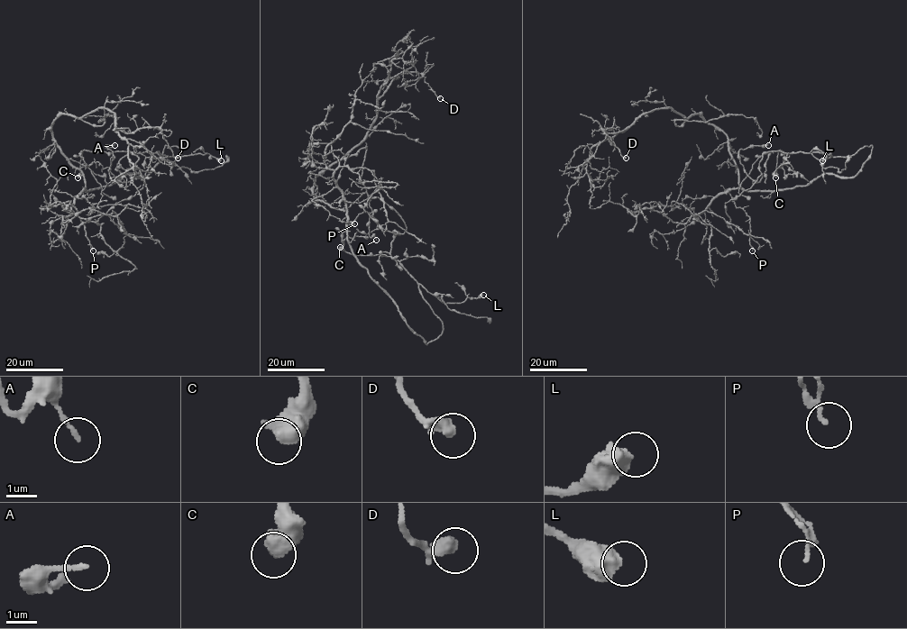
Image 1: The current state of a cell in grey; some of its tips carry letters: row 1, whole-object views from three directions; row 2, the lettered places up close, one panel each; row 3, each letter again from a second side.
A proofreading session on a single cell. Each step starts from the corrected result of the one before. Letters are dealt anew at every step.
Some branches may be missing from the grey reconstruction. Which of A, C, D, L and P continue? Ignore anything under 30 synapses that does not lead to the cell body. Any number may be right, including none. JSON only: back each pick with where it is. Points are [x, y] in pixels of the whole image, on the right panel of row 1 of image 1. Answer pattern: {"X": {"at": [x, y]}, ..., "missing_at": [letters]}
{"missing_at": []}

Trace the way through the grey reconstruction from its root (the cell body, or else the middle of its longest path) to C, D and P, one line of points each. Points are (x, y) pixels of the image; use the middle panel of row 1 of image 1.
C: (358, 260), (426, 344), (441, 333), (441, 320), (398, 261), (387, 252), (352, 255), (340, 247)
D: (358, 260), (347, 211), (316, 199), (314, 180), (364, 138), (398, 75), (418, 72), (440, 98)
P: (358, 260), (347, 239), (347, 205), (343, 194), (334, 187), (312, 199), (342, 222), (354, 223)

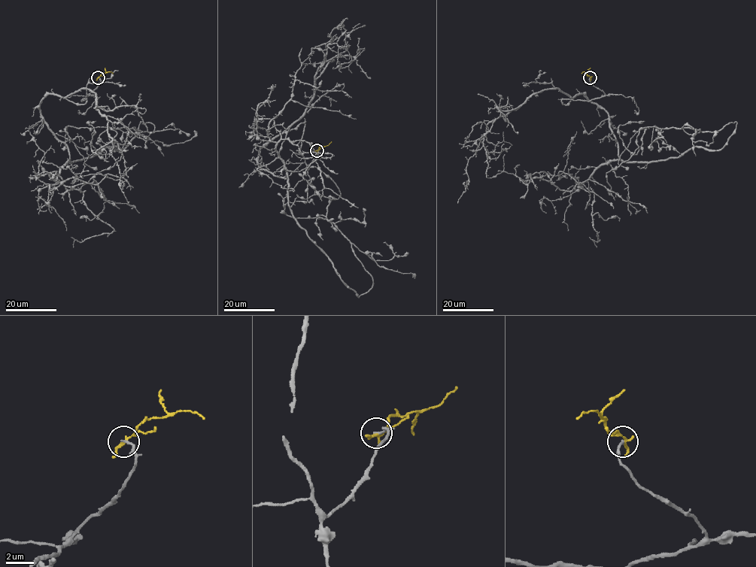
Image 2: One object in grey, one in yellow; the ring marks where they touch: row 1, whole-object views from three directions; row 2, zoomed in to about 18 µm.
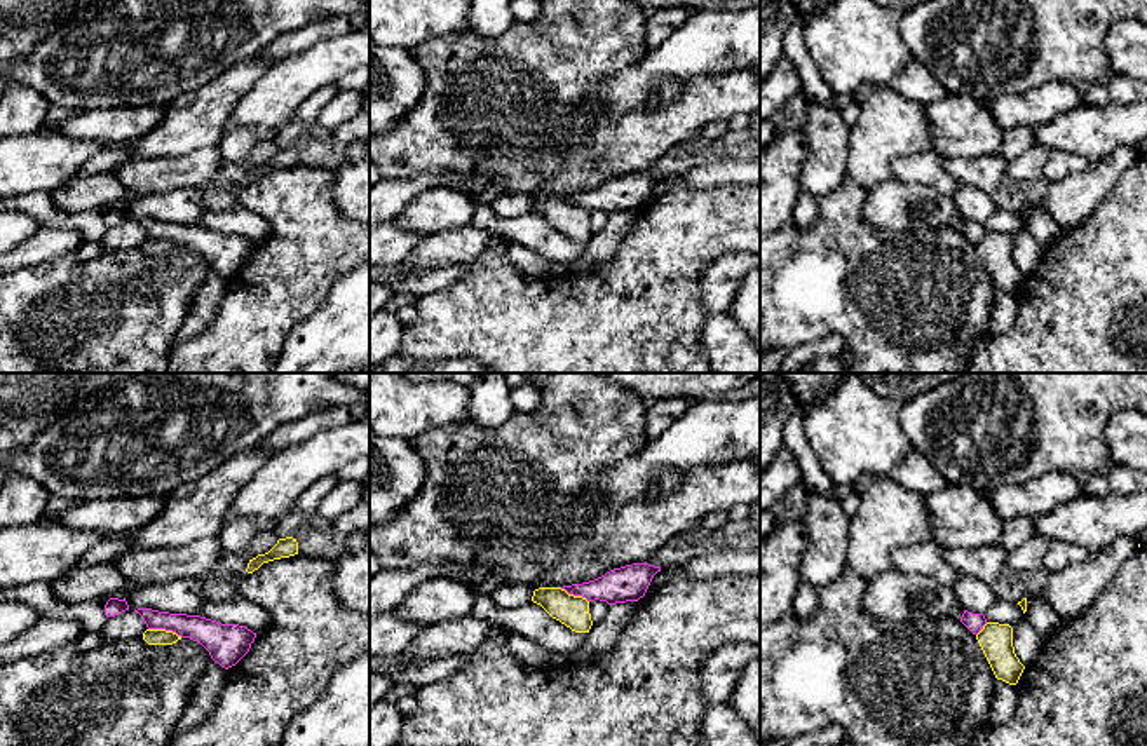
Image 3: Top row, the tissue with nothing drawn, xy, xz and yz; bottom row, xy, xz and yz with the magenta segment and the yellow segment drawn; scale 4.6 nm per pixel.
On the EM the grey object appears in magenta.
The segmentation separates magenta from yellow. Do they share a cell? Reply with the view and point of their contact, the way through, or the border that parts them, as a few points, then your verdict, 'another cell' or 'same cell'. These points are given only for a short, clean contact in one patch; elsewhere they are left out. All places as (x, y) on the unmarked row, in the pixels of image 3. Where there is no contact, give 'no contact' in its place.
meets magenta in xy at (166, 239); border along xy (149, 237), (171, 239), (182, 246); another cell

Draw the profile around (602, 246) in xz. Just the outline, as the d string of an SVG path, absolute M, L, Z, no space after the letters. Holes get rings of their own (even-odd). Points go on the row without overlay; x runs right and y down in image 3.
M638 211L610 214L605 228L591 235L584 254L577 260L554 261L523 244L509 242L509 263L526 277L554 277L577 270L594 270L615 256L636 214Z

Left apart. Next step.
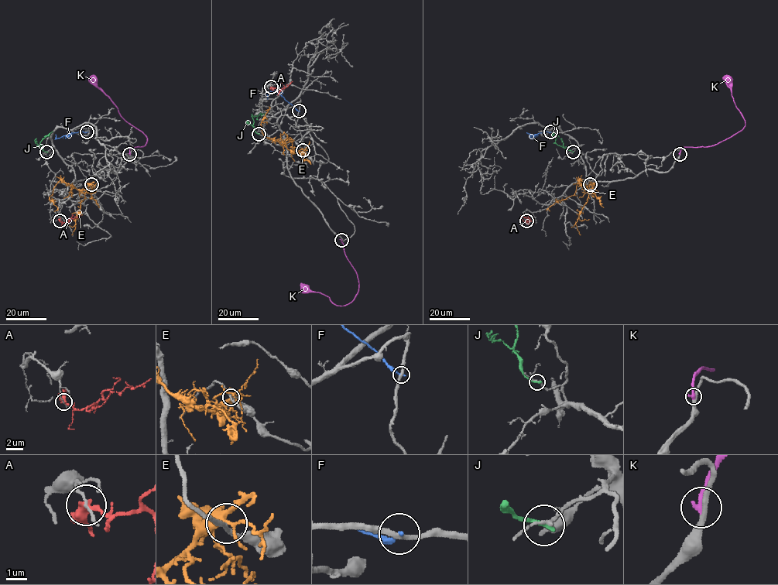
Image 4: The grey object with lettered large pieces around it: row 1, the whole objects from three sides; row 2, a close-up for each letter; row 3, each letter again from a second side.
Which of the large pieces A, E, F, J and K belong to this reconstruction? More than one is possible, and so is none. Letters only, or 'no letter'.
K

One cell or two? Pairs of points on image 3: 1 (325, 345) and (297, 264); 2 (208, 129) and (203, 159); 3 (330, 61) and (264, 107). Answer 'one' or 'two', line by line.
1: two
2: two
3: one

